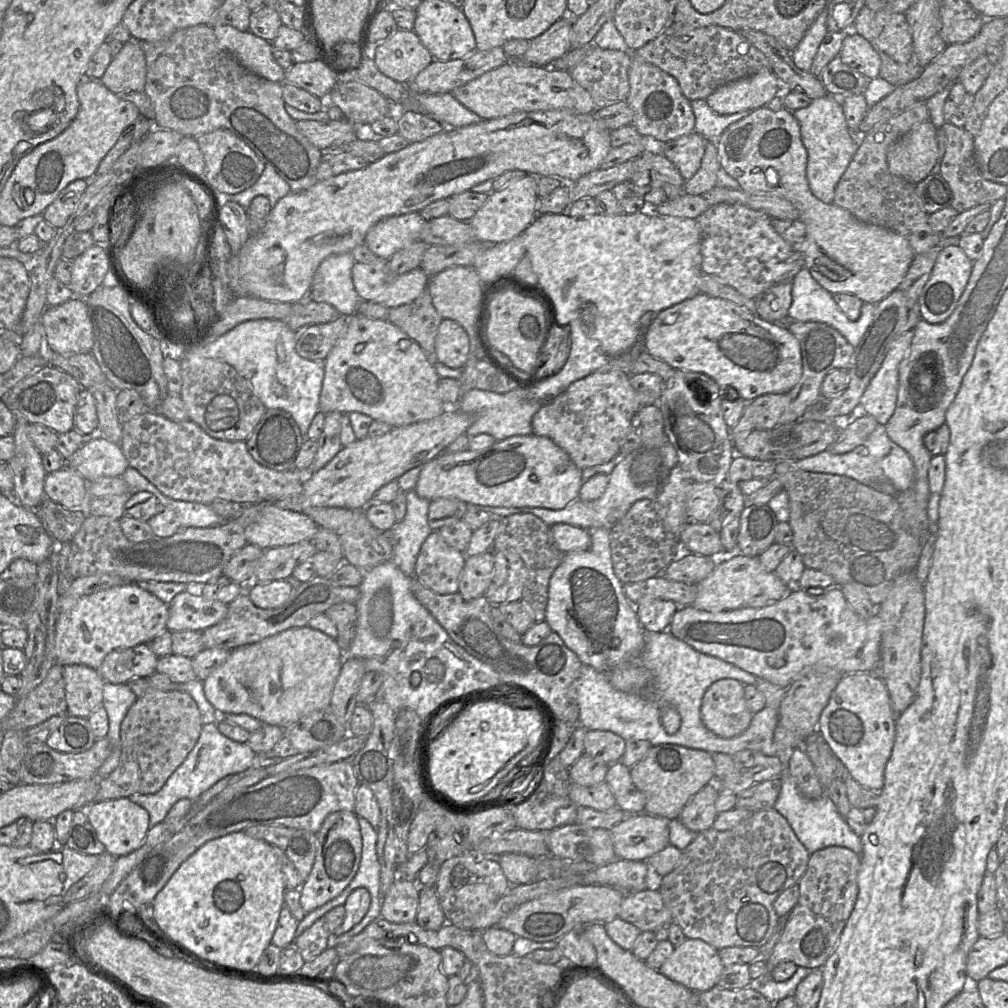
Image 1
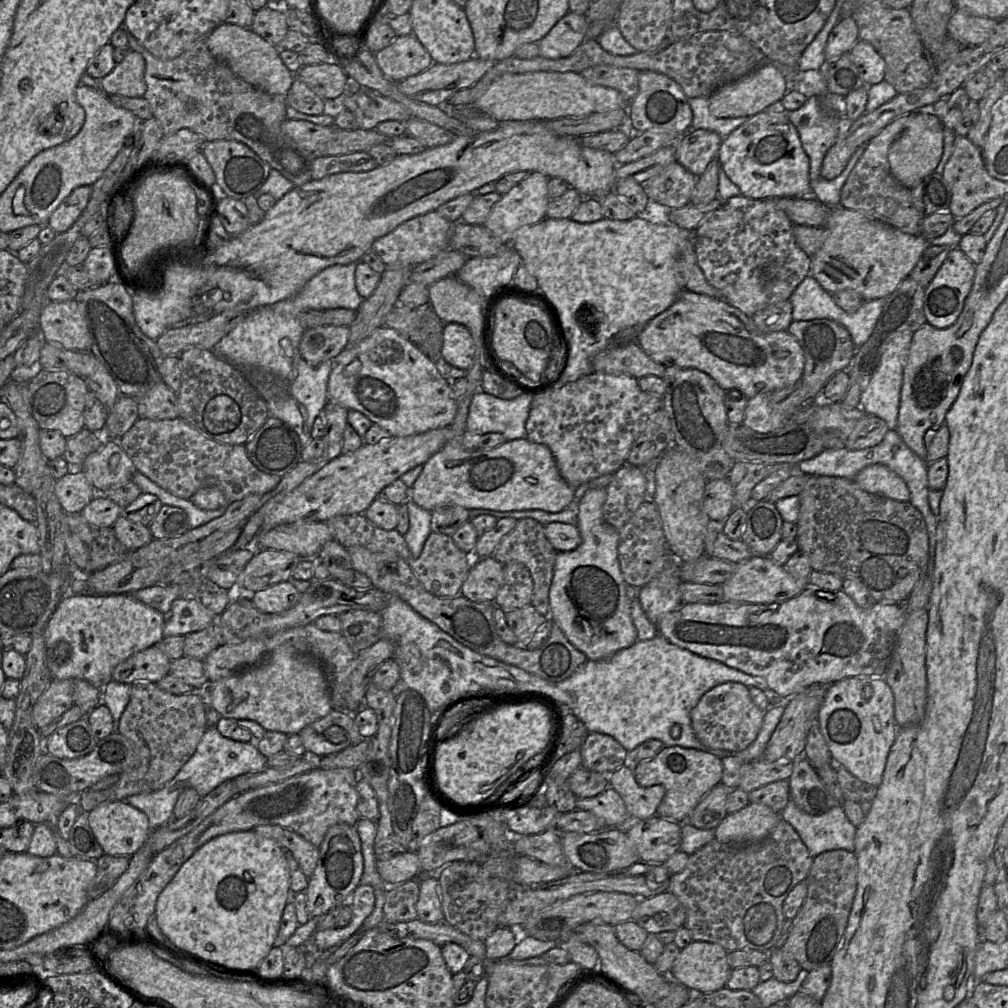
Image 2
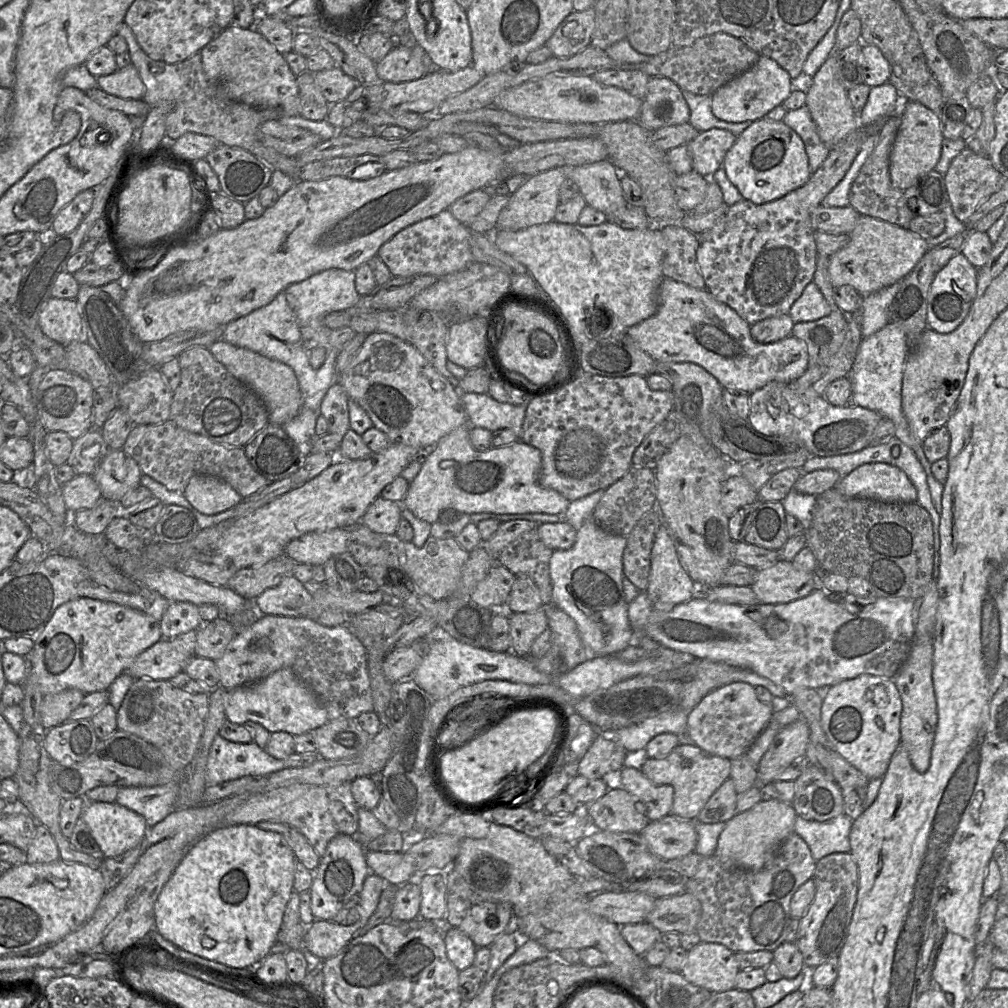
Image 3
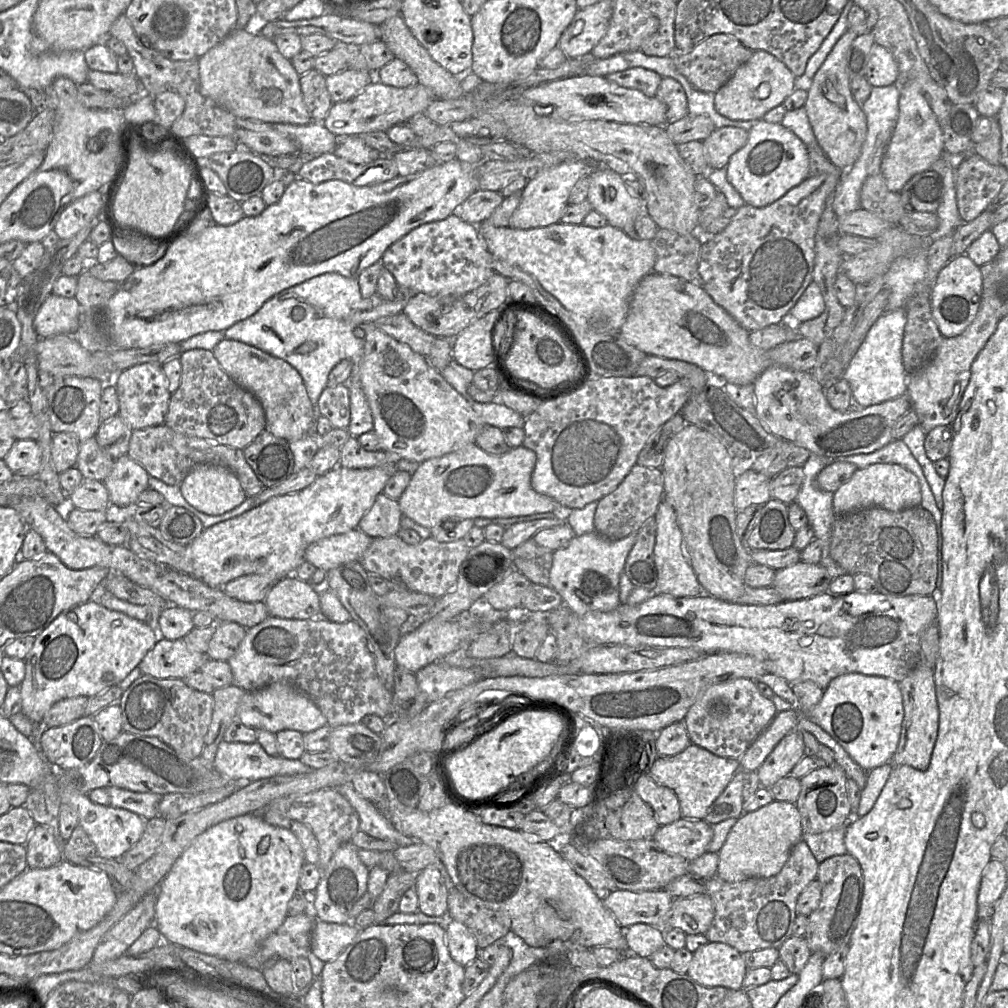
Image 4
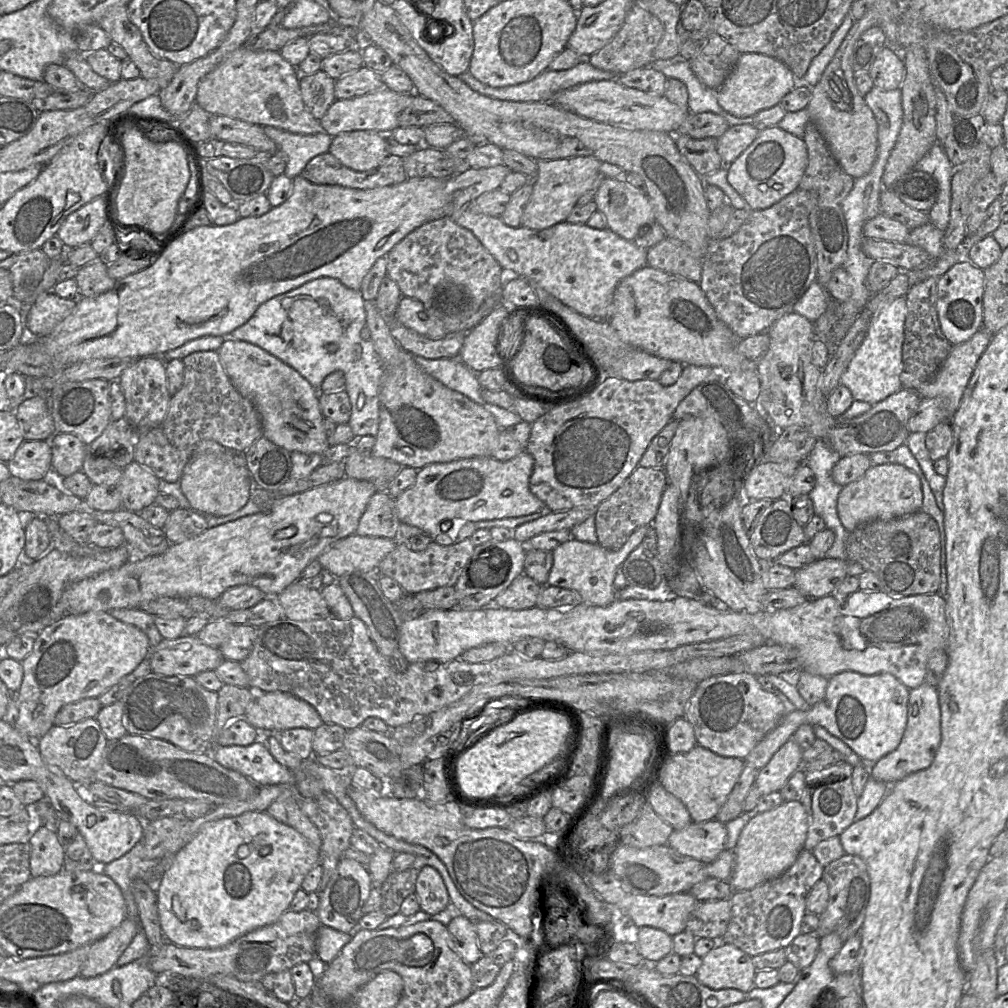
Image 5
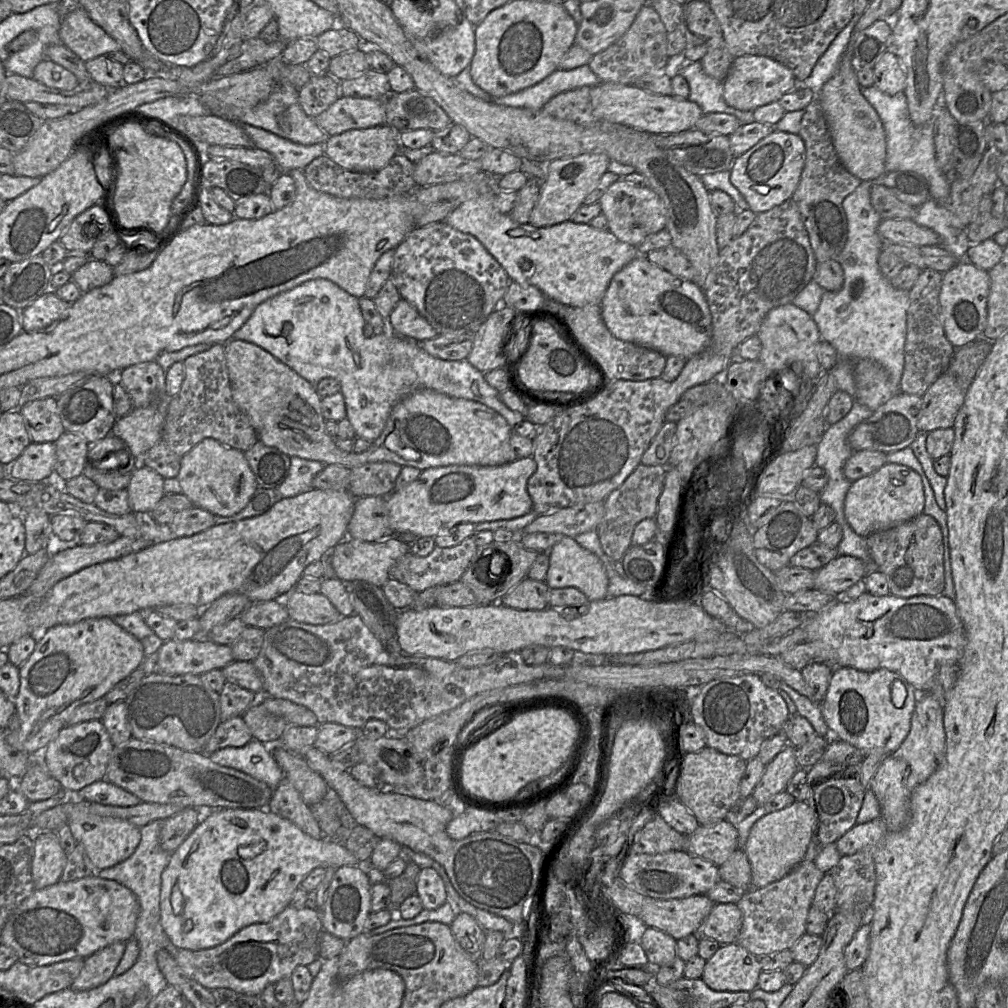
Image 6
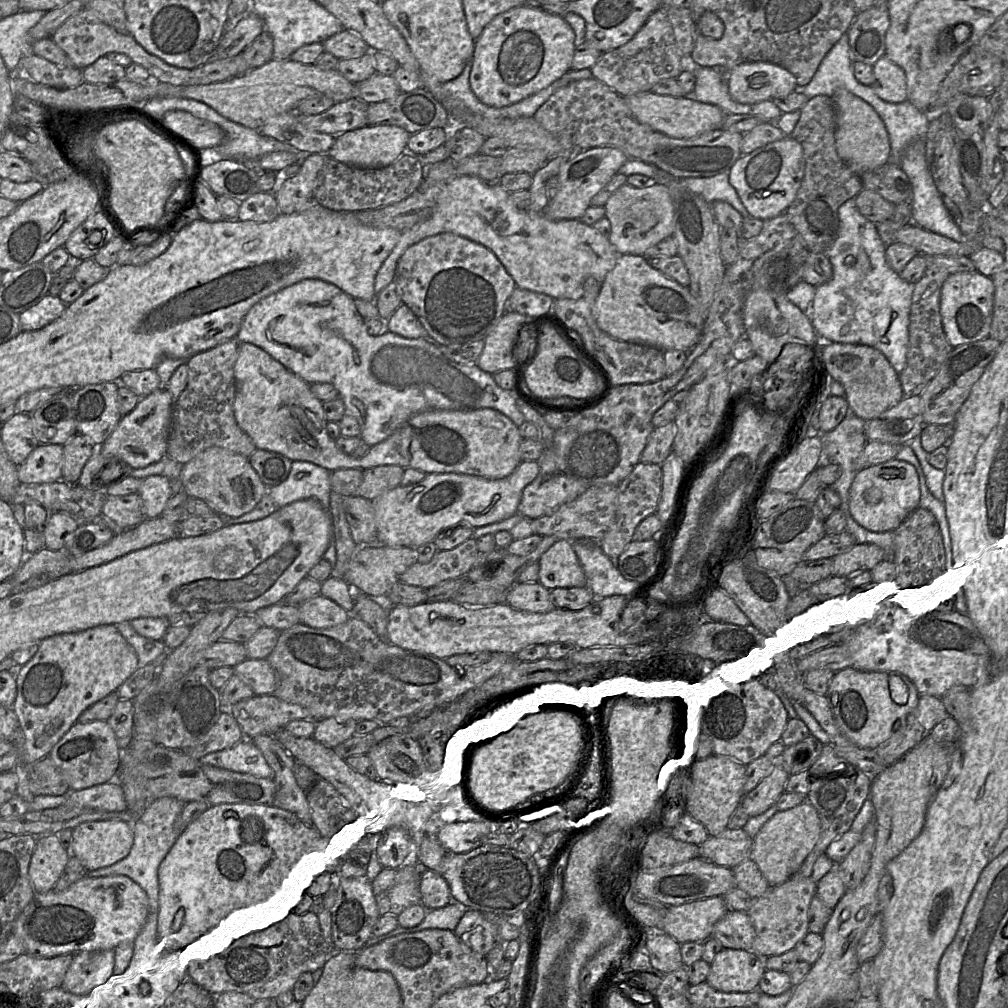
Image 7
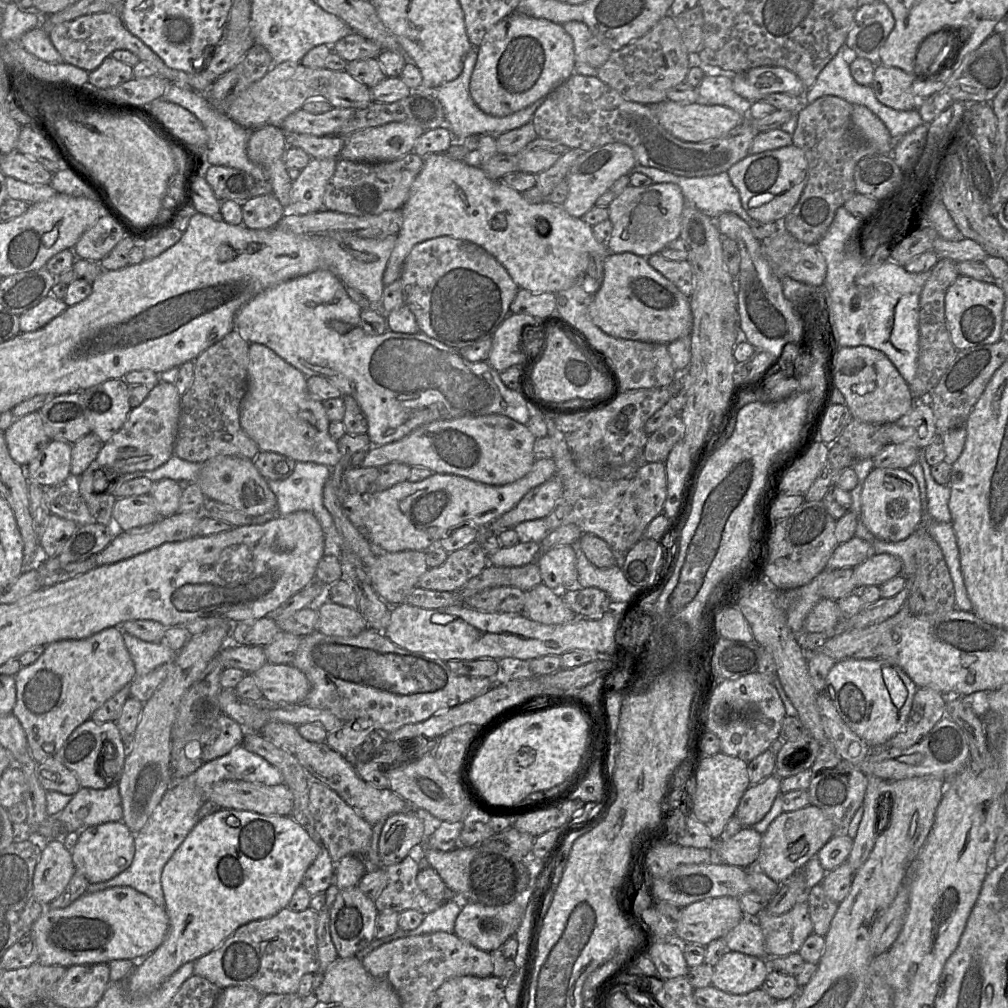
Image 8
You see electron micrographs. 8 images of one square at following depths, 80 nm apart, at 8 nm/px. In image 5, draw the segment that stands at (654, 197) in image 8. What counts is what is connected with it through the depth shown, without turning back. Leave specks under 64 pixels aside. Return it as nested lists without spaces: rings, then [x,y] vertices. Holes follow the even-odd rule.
[[[606,177],[593,201],[605,217],[607,228],[628,241],[639,235],[642,226],[656,222],[647,195],[629,186],[623,177]]]

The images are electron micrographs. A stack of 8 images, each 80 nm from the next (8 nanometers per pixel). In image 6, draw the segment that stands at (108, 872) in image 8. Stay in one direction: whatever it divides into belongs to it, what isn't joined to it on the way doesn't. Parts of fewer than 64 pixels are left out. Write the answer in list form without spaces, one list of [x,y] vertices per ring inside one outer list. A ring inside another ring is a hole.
[[[67,798],[61,804],[64,804],[68,826],[74,839],[84,847],[96,871],[112,867],[126,860],[141,840],[140,827],[124,820],[92,814],[85,806],[82,806],[81,801],[75,798]]]

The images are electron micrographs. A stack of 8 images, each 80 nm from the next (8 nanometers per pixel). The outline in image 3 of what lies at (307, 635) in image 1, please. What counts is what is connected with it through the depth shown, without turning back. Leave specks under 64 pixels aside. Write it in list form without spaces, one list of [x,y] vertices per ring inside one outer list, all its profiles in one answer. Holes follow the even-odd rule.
[[[286,668],[279,669],[258,682],[227,690],[224,706],[227,720],[236,724],[255,722],[270,733],[284,731],[293,736],[301,735],[329,720],[326,708],[316,695]]]

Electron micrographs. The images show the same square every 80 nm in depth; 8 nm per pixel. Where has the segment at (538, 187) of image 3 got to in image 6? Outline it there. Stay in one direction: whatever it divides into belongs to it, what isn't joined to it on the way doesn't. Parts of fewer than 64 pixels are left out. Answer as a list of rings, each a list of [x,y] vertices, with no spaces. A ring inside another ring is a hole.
[[[585,153],[547,163],[547,179],[540,188],[540,195],[530,214],[529,223],[540,228],[570,220],[583,205],[586,196],[599,184],[603,174],[608,171],[610,161],[605,153]]]

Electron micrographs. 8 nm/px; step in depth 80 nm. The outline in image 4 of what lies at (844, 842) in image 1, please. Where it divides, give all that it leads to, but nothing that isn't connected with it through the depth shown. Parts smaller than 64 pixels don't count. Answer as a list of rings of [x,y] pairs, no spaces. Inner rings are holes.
[[[843,825],[819,834],[804,833],[802,840],[807,843],[816,861],[820,864],[830,857],[848,853],[844,843],[845,832],[846,825]]]

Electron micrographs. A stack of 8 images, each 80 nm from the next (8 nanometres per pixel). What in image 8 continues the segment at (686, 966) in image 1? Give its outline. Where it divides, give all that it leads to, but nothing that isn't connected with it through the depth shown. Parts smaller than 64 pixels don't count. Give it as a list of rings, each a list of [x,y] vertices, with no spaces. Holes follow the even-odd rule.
[[[728,950],[713,967],[712,986],[733,995],[759,989],[770,971],[766,959]]]

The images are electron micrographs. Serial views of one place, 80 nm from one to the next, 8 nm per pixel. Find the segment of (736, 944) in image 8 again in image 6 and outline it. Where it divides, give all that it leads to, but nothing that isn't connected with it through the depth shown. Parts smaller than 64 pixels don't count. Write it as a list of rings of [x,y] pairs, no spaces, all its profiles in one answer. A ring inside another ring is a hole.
[[[716,903],[699,928],[698,935],[717,941],[720,945],[735,943],[743,922],[741,910],[733,903]]]

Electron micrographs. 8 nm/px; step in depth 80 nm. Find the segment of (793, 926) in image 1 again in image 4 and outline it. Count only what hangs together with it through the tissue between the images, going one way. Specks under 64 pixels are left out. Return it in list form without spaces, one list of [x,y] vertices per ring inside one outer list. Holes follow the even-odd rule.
[[[850,854],[830,857],[818,866],[817,880],[821,884],[821,900],[808,916],[805,940],[811,952],[829,956],[844,946],[848,946],[856,927],[864,892],[864,878],[857,859]]]

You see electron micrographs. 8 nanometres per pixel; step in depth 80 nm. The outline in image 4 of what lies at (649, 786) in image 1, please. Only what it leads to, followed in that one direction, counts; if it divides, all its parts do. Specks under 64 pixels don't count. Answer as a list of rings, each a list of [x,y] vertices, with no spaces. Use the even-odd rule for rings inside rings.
[[[691,743],[679,754],[649,760],[644,765],[643,771],[657,784],[674,791],[680,803],[682,818],[704,820],[710,806],[740,769],[739,760],[719,757]]]

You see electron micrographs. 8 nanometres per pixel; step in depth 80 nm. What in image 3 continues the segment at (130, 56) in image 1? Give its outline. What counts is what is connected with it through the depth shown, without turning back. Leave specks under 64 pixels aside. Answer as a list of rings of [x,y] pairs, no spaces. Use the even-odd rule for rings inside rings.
[[[131,63],[112,74],[97,77],[98,86],[105,92],[129,99],[143,99],[145,85]]]

